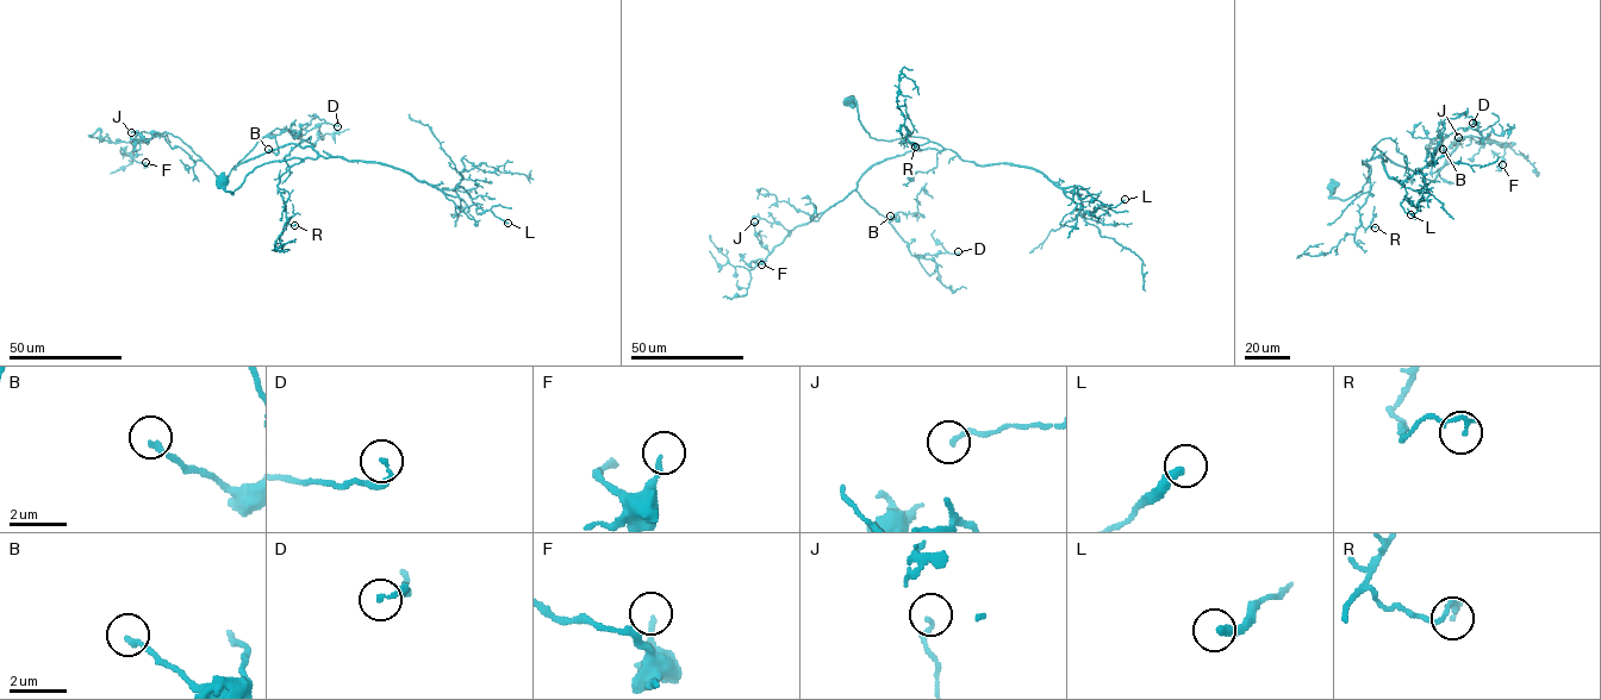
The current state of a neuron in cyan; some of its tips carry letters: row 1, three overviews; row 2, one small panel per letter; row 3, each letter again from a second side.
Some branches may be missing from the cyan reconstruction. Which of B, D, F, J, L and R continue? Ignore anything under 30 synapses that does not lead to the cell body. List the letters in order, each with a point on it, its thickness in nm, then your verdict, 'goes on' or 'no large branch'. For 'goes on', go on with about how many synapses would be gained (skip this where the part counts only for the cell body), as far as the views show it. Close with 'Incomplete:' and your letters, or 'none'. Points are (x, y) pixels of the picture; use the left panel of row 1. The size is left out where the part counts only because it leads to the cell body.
B: at (268, 149); 200 nm thick; no large branch
D: at (337, 126); 130 nm thick; no large branch
F: at (145, 162); 150 nm thick; no large branch
J: at (131, 132); 160 nm thick; no large branch
L: at (508, 223); 320 nm thick; no large branch
R: at (294, 225); 130 nm thick; no large branch
Incomplete: none

